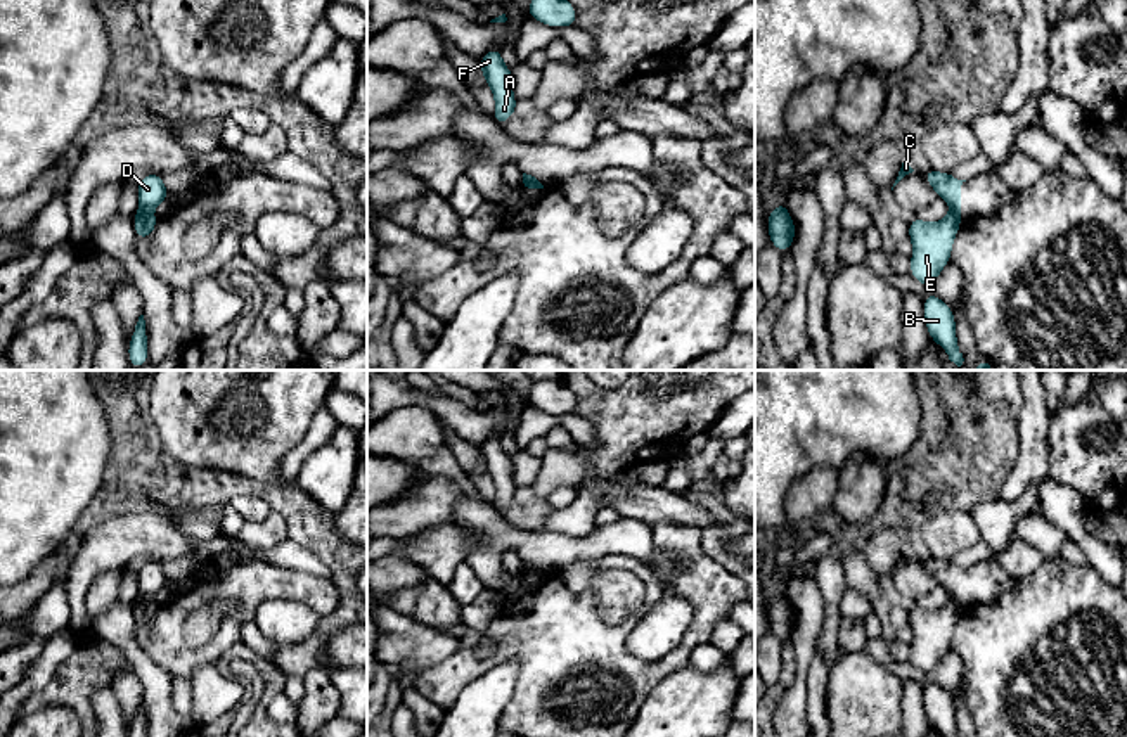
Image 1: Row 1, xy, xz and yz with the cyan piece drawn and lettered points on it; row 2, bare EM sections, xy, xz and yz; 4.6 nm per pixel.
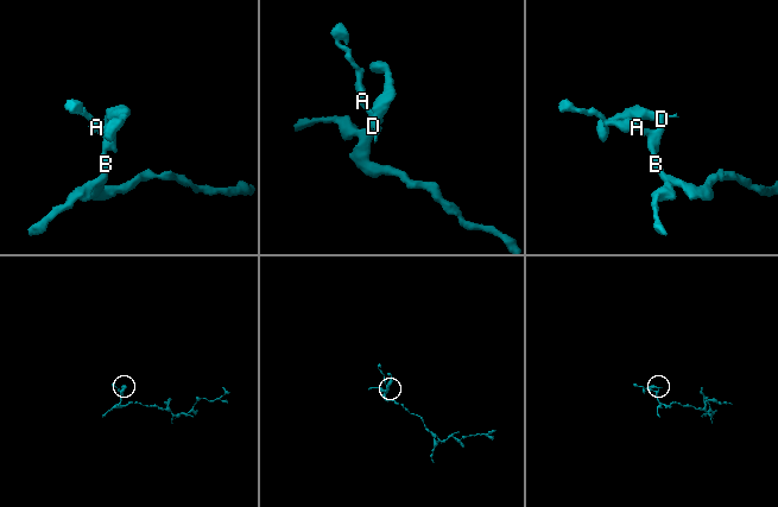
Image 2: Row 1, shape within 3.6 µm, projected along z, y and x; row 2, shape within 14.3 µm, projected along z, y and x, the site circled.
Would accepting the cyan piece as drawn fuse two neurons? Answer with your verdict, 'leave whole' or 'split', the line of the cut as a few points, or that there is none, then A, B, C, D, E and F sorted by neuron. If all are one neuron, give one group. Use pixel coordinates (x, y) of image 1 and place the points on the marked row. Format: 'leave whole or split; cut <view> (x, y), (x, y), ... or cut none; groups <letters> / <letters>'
split; cut xy (139, 210), (151, 213); groups A B E F / C D

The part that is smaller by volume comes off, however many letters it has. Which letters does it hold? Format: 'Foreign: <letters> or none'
Foreign: C, D

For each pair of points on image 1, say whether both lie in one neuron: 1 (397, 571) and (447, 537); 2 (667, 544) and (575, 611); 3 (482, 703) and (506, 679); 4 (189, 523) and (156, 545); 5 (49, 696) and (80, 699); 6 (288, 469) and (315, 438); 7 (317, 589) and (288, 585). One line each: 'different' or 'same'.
1: different
2: same
3: same
4: different
5: same
6: same
7: same

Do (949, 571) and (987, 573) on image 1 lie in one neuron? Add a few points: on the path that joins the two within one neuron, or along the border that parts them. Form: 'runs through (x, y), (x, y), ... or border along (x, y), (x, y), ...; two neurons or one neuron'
runs through (958, 575), (978, 575); one neuron

